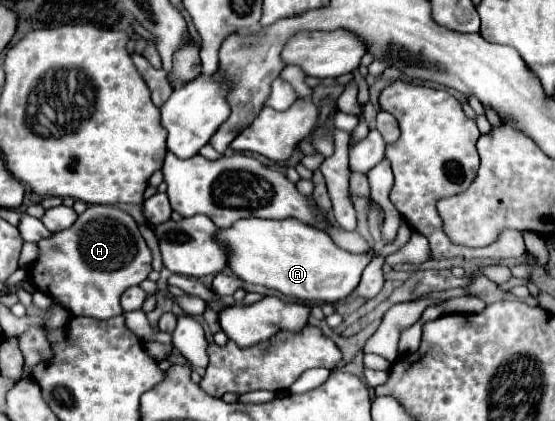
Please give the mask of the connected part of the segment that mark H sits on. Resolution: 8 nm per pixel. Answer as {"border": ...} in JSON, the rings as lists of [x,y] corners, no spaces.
{"border":[[[88,206],[70,228],[56,232],[48,240],[40,240],[38,246],[40,256],[28,268],[28,278],[34,282],[34,286],[38,286],[40,292],[56,298],[64,308],[68,308],[72,316],[108,320],[112,316],[122,314],[124,310],[120,306],[120,296],[124,294],[124,290],[140,284],[152,272],[152,252],[146,246],[134,218],[114,206]]]}

